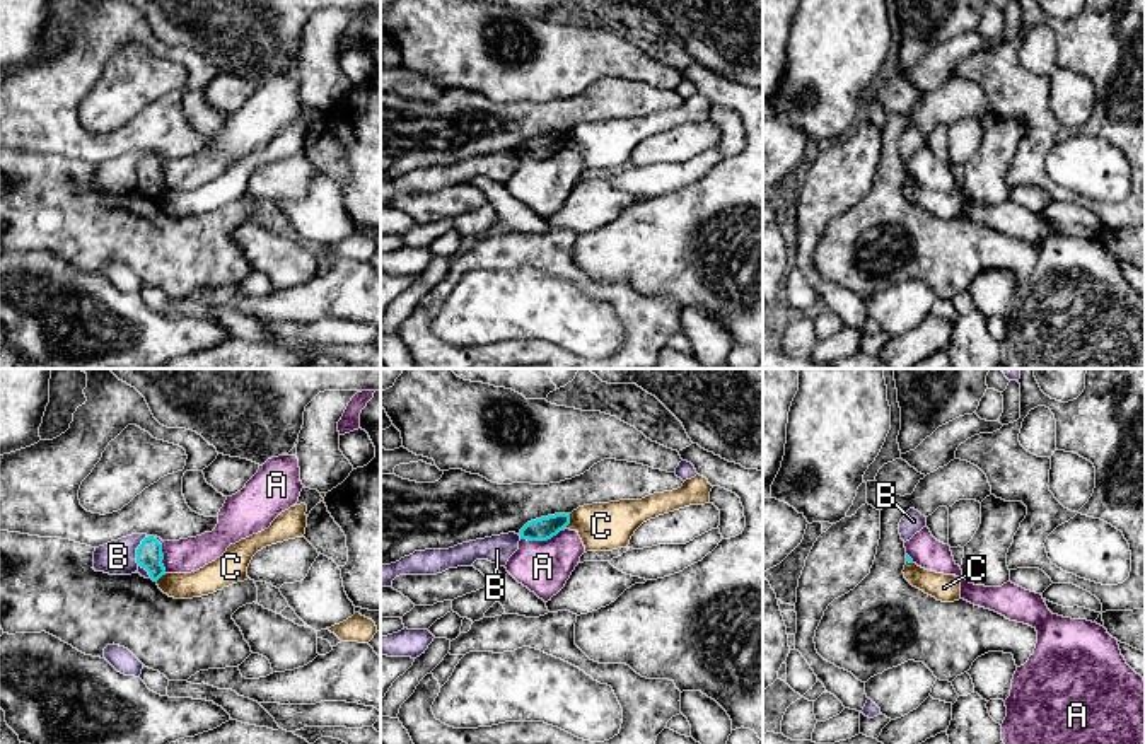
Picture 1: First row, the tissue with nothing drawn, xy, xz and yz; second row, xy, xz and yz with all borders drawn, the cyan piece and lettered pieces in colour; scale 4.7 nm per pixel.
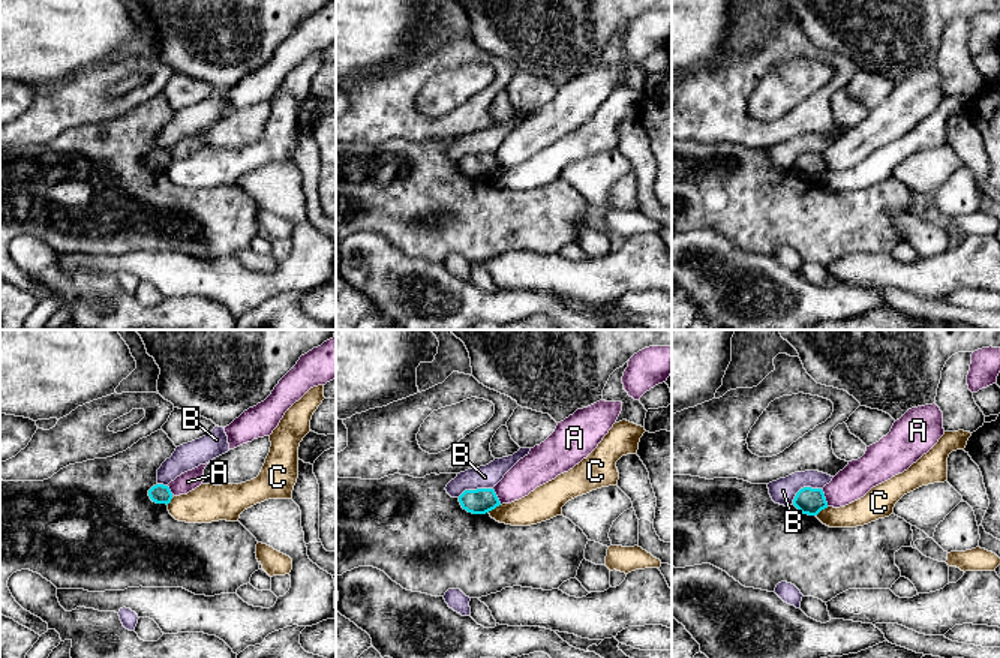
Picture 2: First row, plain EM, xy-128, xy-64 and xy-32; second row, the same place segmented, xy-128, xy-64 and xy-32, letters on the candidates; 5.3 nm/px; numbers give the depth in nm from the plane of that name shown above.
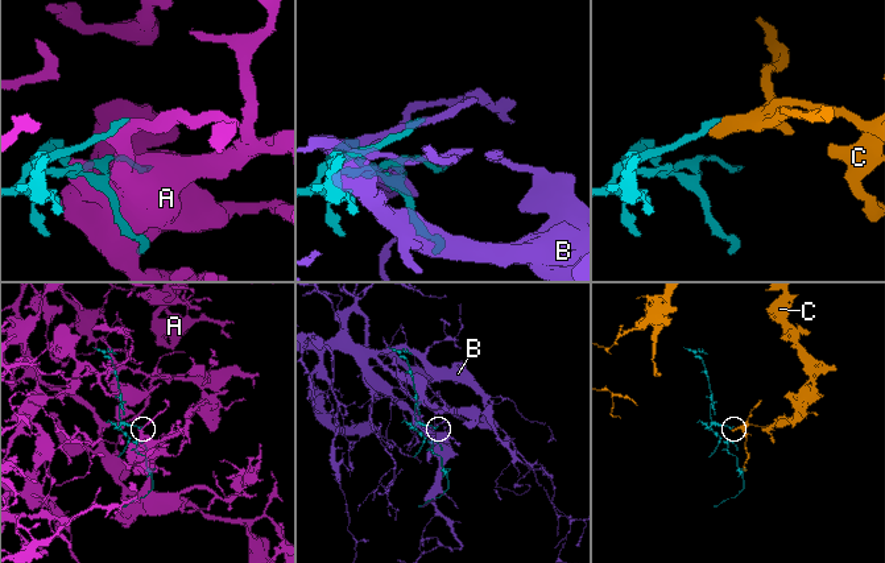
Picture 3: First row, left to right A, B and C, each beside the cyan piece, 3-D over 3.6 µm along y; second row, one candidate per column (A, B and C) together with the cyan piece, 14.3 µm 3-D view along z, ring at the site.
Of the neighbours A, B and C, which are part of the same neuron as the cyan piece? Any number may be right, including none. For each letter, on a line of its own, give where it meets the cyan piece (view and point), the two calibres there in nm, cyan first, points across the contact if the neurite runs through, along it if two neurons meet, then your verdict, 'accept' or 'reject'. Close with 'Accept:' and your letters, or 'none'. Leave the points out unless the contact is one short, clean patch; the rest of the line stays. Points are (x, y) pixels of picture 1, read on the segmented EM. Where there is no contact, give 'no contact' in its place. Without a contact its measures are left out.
A: meets cyan in xz at (541, 540); 110 nm thick on the cyan side, 240 nm on the other; reject
B: meets cyan in xy at (137, 550); 130 nm thick on the cyan side, 160 nm on the other; reject
C: meets cyan in xz at (569, 523); 110 nm thick on the cyan side, 220 nm on the other; border along xz (570, 514), (570, 521), (562, 529); reject
Accept: none

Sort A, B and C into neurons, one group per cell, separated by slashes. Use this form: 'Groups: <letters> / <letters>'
Groups: A / B / C

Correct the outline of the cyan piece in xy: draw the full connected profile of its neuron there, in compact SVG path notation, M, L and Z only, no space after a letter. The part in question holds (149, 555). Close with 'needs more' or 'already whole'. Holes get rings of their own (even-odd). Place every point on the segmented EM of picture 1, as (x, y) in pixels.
M154 536L145 538L137 548L137 563L148 572L154 582L166 575L162 560L162 544Z; already whole

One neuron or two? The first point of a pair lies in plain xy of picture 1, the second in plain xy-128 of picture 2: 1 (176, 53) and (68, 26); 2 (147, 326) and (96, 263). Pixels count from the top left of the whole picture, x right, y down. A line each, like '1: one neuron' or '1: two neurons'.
1: two neurons
2: two neurons

